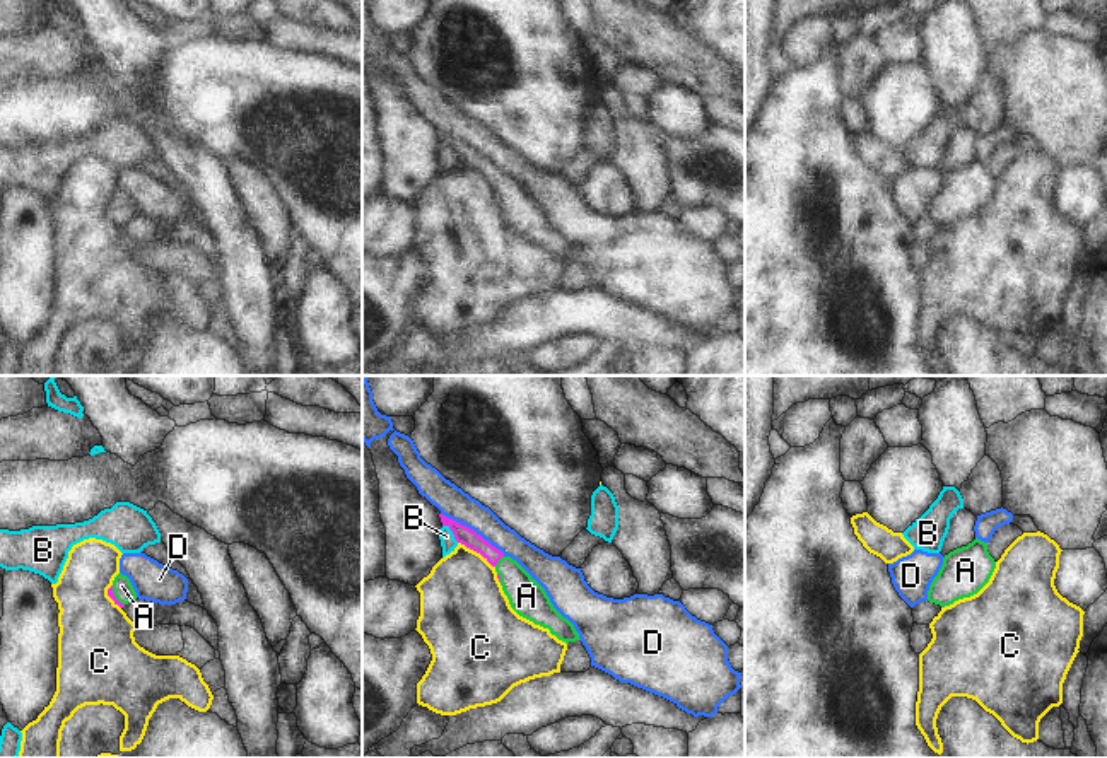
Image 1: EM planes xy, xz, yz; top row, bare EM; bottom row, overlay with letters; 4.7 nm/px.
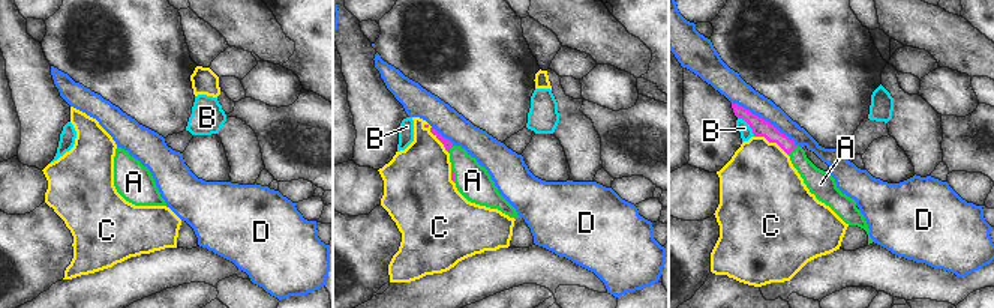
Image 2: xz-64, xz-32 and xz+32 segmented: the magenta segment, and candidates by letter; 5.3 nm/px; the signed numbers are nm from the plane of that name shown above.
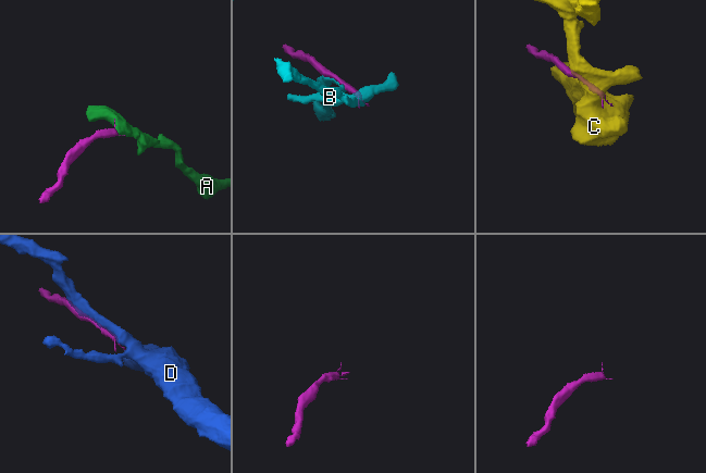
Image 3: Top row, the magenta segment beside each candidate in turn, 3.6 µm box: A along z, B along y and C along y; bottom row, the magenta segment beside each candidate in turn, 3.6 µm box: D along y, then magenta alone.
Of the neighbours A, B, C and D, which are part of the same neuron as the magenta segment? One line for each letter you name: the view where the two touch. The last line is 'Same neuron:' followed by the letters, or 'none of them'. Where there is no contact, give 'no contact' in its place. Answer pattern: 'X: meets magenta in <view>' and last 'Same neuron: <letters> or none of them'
A: meets magenta in xz
Same neuron: A

